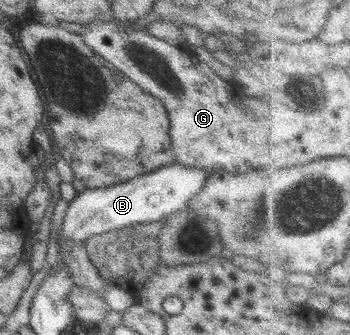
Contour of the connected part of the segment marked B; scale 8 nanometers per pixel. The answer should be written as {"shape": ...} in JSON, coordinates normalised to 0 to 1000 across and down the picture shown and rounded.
{"shape":[[[491,490],[451,501],[354,546],[277,564],[243,564],[197,603],[174,672],[171,701],[189,707],[189,731],[237,725],[263,704],[343,687],[383,669],[451,663],[480,642],[526,630],[534,609],[583,561],[594,519],[571,501],[526,501],[520,490]]]}

